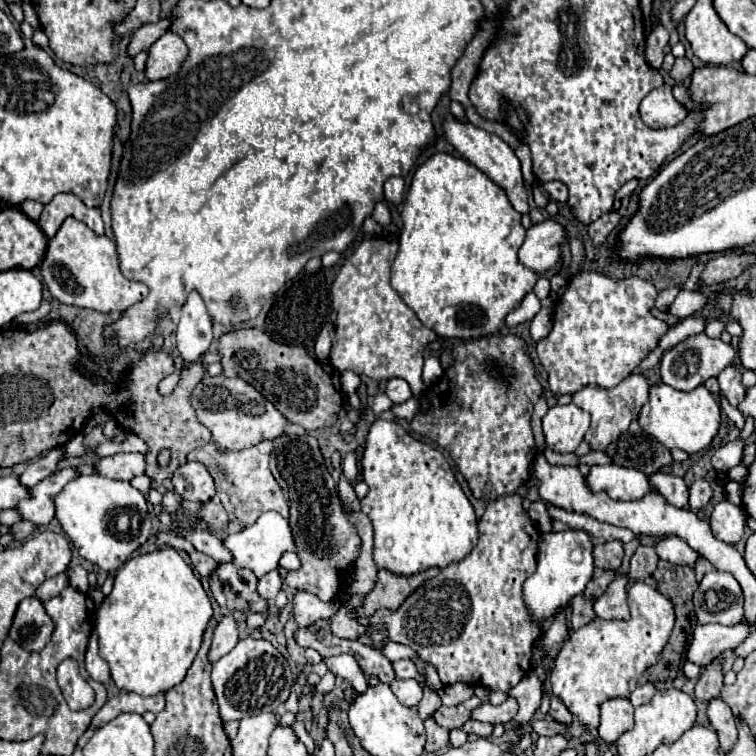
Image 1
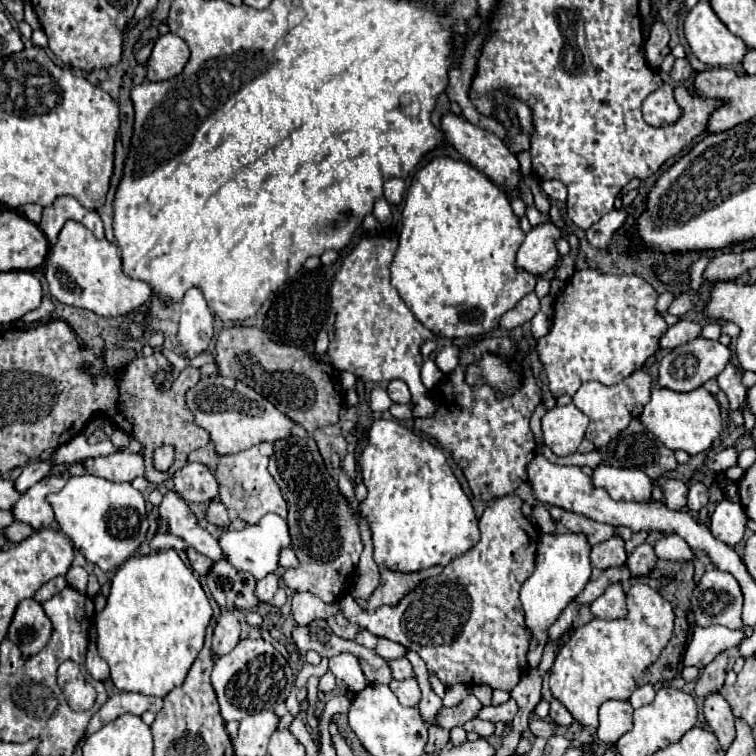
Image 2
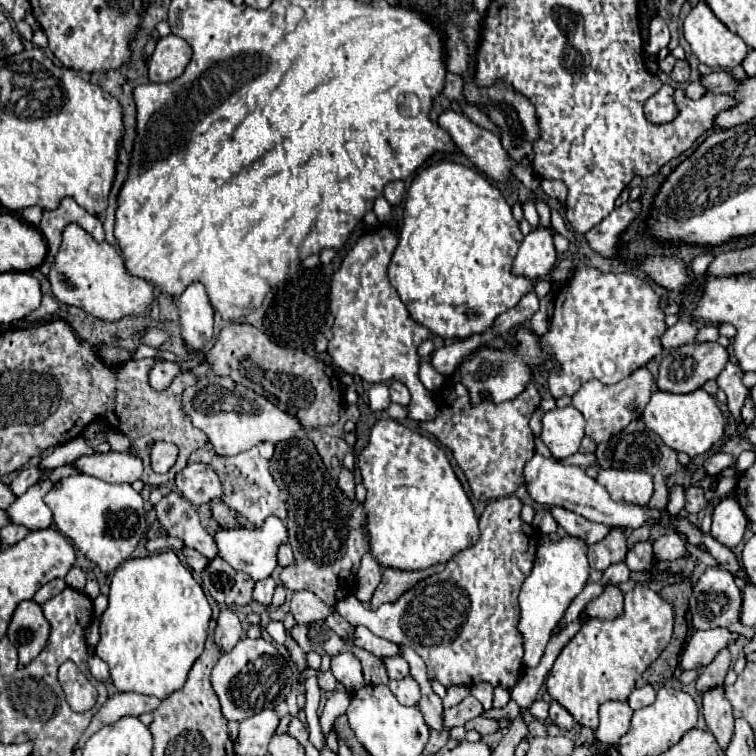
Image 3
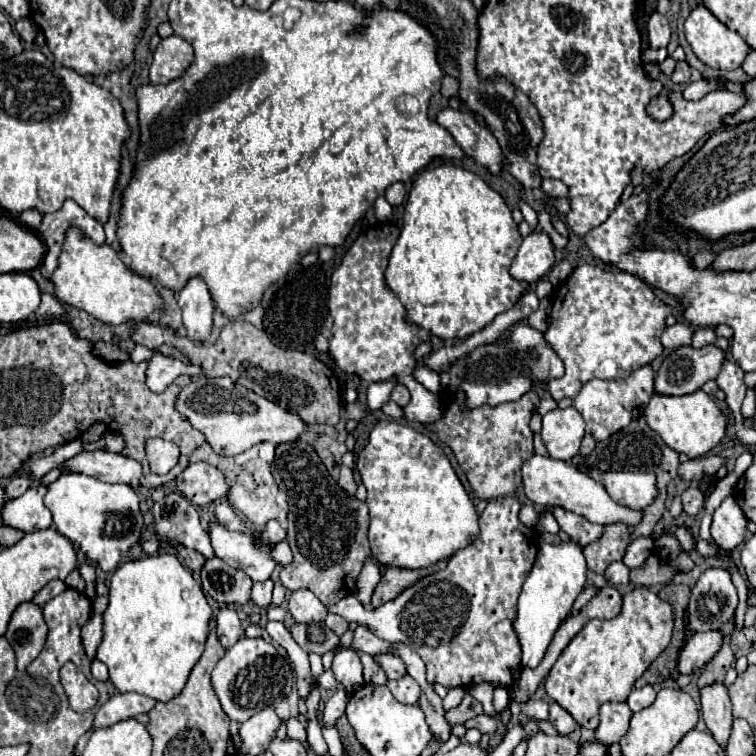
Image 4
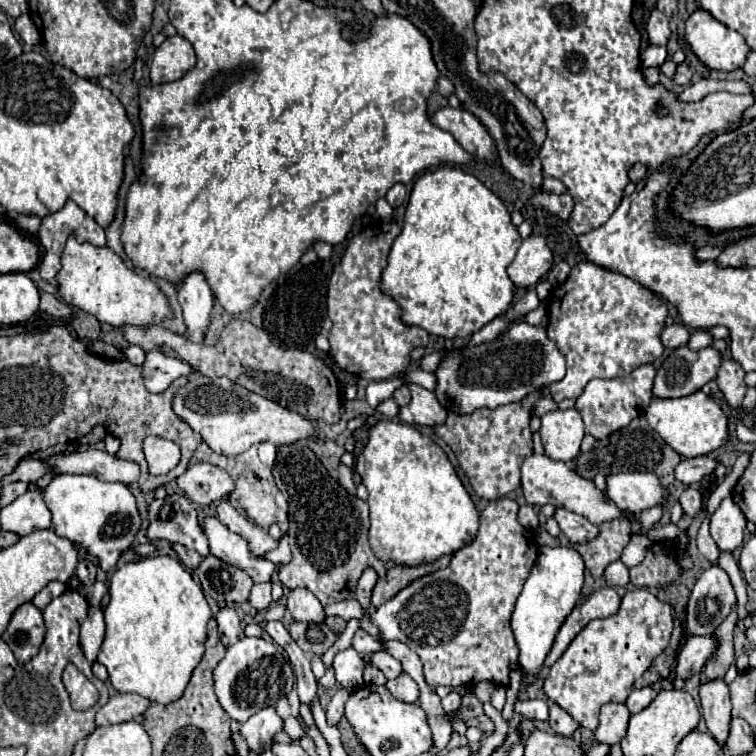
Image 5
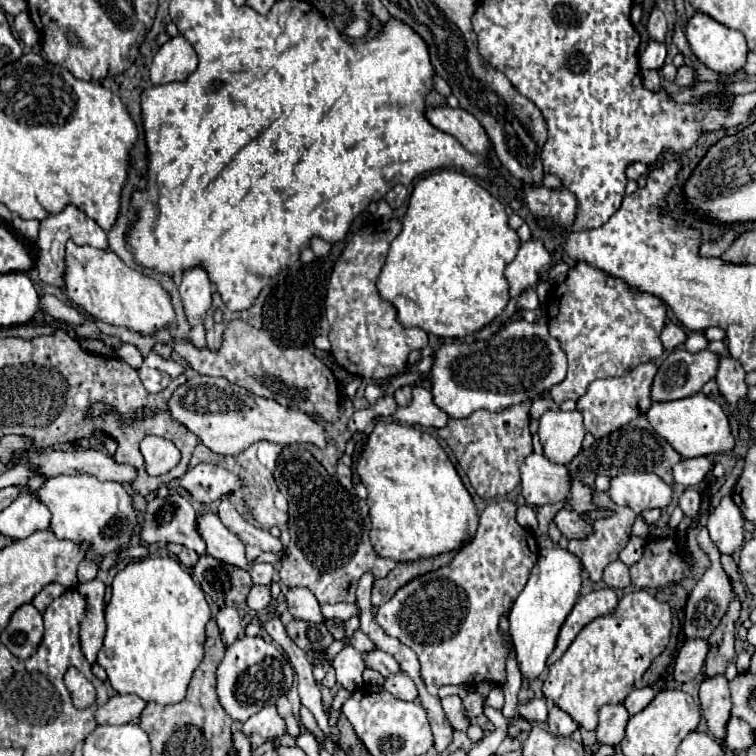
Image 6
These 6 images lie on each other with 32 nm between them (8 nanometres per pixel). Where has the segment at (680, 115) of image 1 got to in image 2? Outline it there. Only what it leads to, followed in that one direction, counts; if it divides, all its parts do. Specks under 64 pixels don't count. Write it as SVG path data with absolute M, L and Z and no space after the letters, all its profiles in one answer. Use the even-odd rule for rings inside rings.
M662 86L644 100L642 114L650 126L666 126L666 124L676 122L682 112L678 104L674 102L674 96L664 94L664 86Z

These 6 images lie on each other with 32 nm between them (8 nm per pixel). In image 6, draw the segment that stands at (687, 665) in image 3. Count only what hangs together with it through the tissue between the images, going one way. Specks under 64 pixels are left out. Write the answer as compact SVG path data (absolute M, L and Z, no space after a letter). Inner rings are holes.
M686 640L684 646L678 650L674 660L674 680L678 684L686 684L700 674L704 666L704 658L708 654L708 642L706 640Z

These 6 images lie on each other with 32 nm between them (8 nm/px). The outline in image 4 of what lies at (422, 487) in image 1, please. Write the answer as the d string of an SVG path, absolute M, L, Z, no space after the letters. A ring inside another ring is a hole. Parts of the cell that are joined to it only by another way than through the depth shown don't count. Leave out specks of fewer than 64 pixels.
M380 420L372 428L370 440L356 460L356 468L368 490L368 538L372 554L380 564L424 568L450 558L476 540L479 514L450 460L426 434L394 420Z

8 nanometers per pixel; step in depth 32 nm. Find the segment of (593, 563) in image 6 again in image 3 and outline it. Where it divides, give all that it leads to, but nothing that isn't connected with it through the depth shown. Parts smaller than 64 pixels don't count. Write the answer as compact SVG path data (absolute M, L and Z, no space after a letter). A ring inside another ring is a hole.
M612 526L606 537L588 546L588 562L591 569L604 572L610 564L622 562L628 550L628 538L622 526Z

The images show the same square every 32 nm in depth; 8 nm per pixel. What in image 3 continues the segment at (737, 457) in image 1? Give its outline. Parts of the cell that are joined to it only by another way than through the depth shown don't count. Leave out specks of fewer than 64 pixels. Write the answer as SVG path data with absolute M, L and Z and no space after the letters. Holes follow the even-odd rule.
M714 454L712 458L706 458L706 460L704 460L702 468L704 468L708 474L716 476L716 474L720 474L720 470L728 468L730 464L732 464L732 456L730 456L730 454Z

